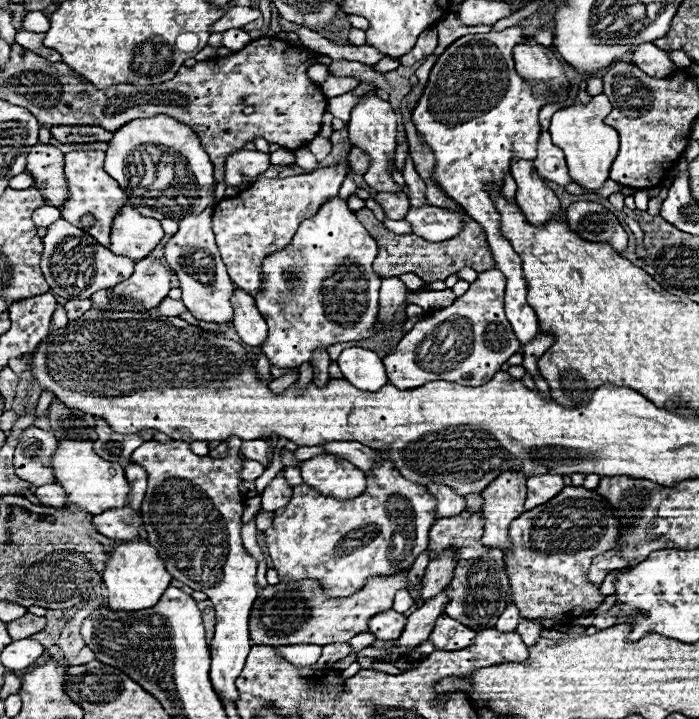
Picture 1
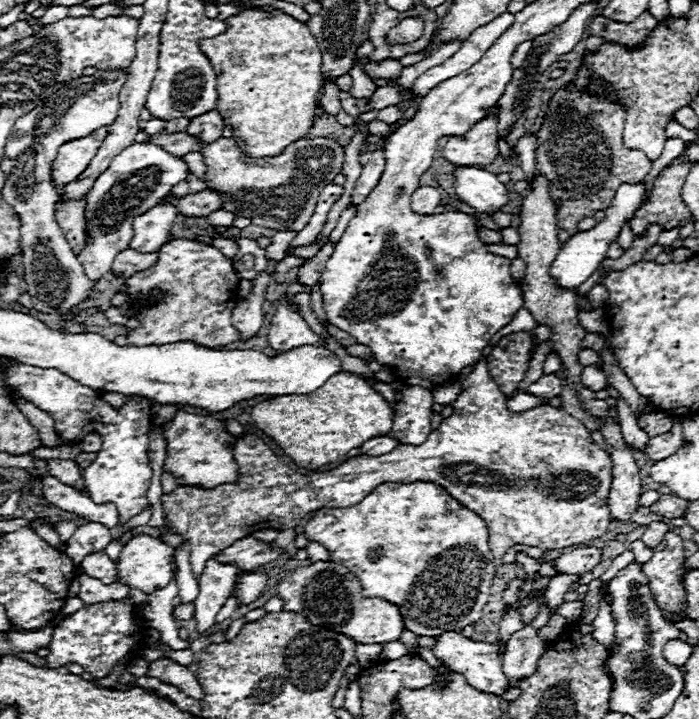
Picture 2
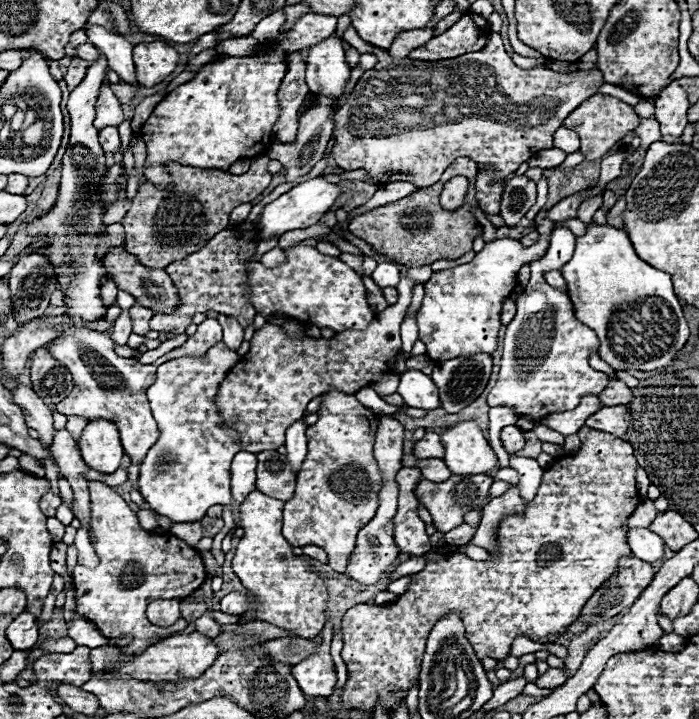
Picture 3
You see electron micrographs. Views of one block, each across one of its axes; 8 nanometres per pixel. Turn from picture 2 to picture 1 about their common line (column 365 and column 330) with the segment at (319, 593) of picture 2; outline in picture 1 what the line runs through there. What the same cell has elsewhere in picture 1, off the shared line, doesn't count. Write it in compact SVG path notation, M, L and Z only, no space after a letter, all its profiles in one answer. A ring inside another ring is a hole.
M408 570L368 578L364 588L346 598L330 598L324 594L324 588L318 580L300 580L300 582L278 582L276 586L266 586L260 590L256 604L252 606L250 616L250 636L254 644L268 646L292 646L292 644L336 644L348 642L360 632L368 632L368 620L380 612L392 608L394 596L398 590L416 592L415 605L419 608L424 601L420 596L422 582L412 584L408 580Z

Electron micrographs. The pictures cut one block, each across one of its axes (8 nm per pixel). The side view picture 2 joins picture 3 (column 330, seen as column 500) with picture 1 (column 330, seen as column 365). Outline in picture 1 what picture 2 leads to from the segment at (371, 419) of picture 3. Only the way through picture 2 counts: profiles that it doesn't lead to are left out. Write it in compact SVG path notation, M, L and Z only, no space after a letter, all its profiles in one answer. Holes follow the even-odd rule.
M322 454L302 462L300 470L304 484L314 488L318 494L330 496L334 500L356 498L366 488L366 474L348 460L332 454Z

